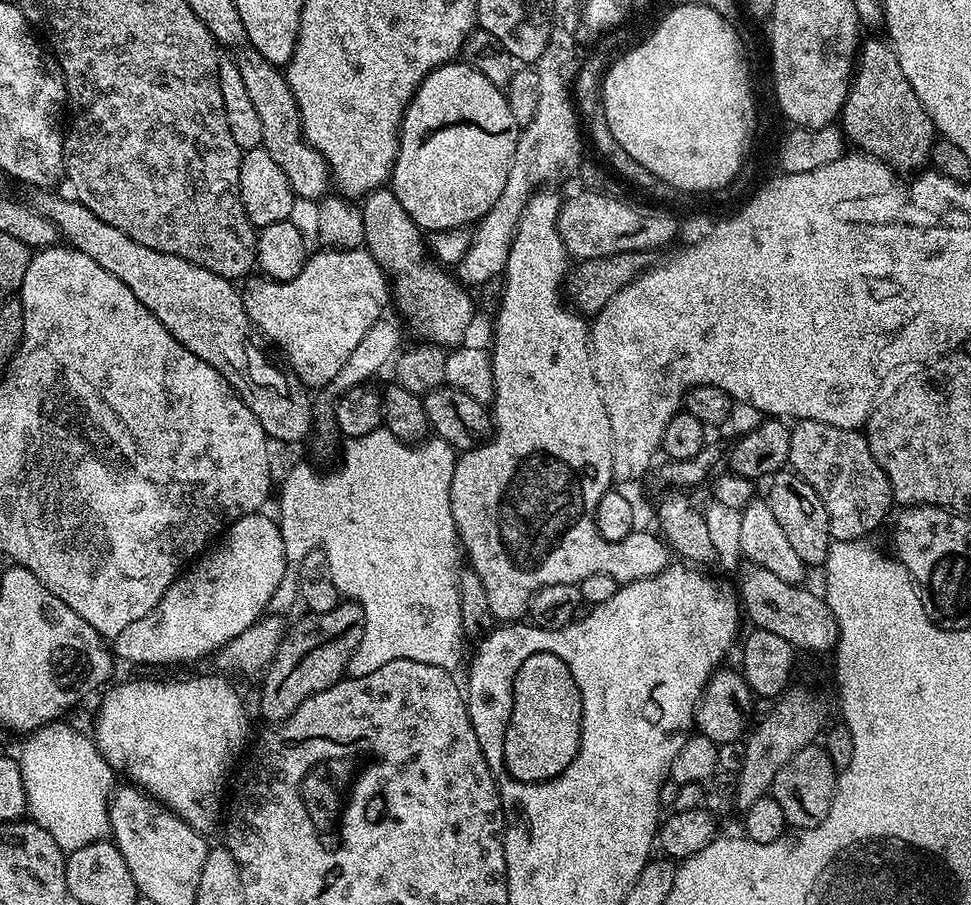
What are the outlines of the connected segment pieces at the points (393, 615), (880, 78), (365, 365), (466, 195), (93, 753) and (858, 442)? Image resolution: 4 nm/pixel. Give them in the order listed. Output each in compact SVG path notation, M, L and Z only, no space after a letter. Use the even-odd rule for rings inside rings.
M383 426L375 428L370 434L365 436L354 436L345 439L342 444L342 456L344 452L344 461L340 464L340 472L336 472L333 476L316 476L316 472L308 464L296 464L288 473L284 476L284 481L279 481L278 492L280 488L280 516L278 515L278 523L280 525L280 533L282 534L282 542L286 546L288 553L292 554L296 552L296 540L312 540L319 542L326 554L326 558L330 562L330 578L334 582L334 586L340 592L341 597L354 598L356 603L364 607L364 613L366 614L366 626L364 627L364 633L362 634L362 642L358 642L358 646L354 650L354 654L348 659L348 676L365 676L366 674L374 674L374 670L379 670L382 666L386 666L386 662L394 662L395 660L413 660L414 662L426 662L427 664L433 664L439 668L447 668L449 670L456 670L456 667L460 664L460 659L464 656L464 644L466 645L466 637L462 630L462 606L460 605L460 573L462 571L462 545L456 534L456 523L454 522L454 514L452 513L452 507L450 506L450 482L454 478L454 466L458 459L458 452L451 445L447 444L444 440L439 438L429 439L427 442L421 443L419 446L413 446L411 444L404 444L398 438L394 438L394 434L390 434L390 430Z
M865 39L859 49L854 79L844 100L842 131L859 151L876 157L893 170L901 168L915 173L929 163L938 133L918 94L914 94L914 86L906 82L891 43L881 40Z
M387 318L377 320L374 326L370 326L370 330L366 330L362 342L358 342L358 347L354 349L354 354L350 354L350 358L346 358L346 366L342 366L342 370L338 370L338 374L322 389L319 395L317 395L320 397L315 397L314 435L311 437L311 440L313 439L312 448L318 455L332 456L335 452L337 455L338 452L338 429L336 427L336 417L332 405L333 401L343 396L345 392L350 391L351 388L368 382L368 379L370 379L388 359L389 363L389 361L397 355L398 349L401 347L399 344L399 330L396 329ZM315 434L316 437L314 437Z
M453 62L436 68L425 78L420 89L414 94L414 98L408 103L404 120L400 124L400 149L396 152L396 165L392 168L390 187L398 198L398 202L402 202L402 210L406 210L406 214L410 214L412 221L428 234L438 230L475 225L494 206L494 202L498 202L498 197L502 195L502 190L506 187L506 178L510 174L510 166L521 131L521 124L514 122L514 114L510 114L507 95L501 88L494 86L494 82L486 78L486 74L478 74L478 70L467 62Z
M53 722L44 728L38 728L27 737L24 749L18 755L20 773L24 783L24 793L28 799L27 815L33 824L42 826L58 842L63 852L70 853L87 844L93 844L106 836L106 801L114 791L113 777L106 758L96 749L91 735L83 736L76 728L64 724L68 722Z
M798 420L791 425L792 433L790 434L790 454L788 455L788 464L791 471L797 472L807 484L814 486L814 494L818 494L818 498L822 498L822 506L826 506L826 514L828 515L828 525L830 526L830 534L833 540L863 540L871 537L871 532L883 522L888 516L888 511L894 508L892 499L892 487L886 478L886 474L882 470L882 466L878 466L878 462L874 458L874 454L870 454L870 446L867 439L859 431L851 428L839 428L838 426L830 426L826 422L814 422L813 420Z

